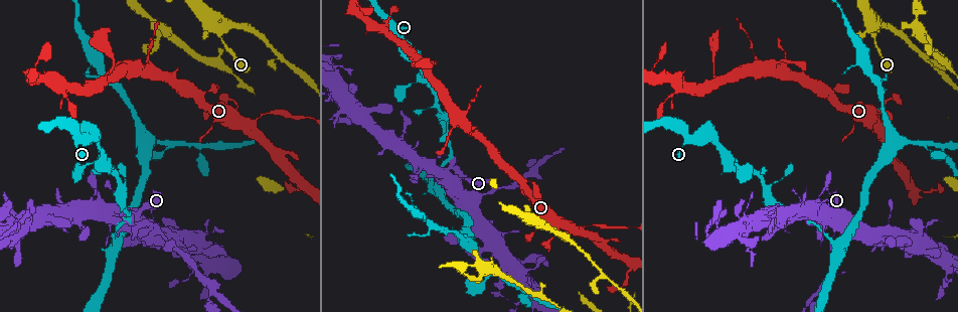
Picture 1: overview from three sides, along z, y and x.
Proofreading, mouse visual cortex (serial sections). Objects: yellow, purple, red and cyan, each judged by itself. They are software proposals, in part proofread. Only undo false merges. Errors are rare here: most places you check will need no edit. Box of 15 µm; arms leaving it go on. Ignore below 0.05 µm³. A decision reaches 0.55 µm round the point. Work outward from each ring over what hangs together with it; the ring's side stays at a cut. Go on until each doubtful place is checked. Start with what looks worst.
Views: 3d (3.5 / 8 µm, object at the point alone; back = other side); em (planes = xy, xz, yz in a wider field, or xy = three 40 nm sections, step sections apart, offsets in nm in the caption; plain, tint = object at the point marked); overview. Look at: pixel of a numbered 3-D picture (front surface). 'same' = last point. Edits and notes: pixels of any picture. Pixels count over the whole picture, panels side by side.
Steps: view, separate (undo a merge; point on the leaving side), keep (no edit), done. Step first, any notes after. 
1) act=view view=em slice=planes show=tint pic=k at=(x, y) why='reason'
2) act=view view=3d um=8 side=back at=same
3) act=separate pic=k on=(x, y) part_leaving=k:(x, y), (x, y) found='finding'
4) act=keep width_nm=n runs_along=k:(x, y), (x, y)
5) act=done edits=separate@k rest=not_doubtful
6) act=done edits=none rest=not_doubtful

act=view view=3d um=8 pic=1 at=(389, 15) why='thin neck'

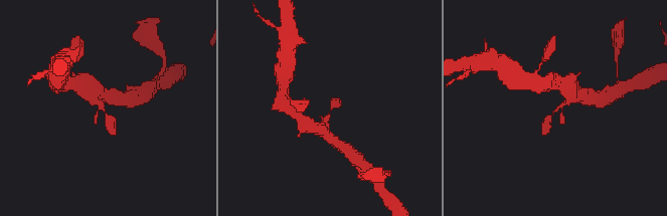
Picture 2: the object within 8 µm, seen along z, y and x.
act=view view=3d um=3.5 pic=2 at=(554, 111)

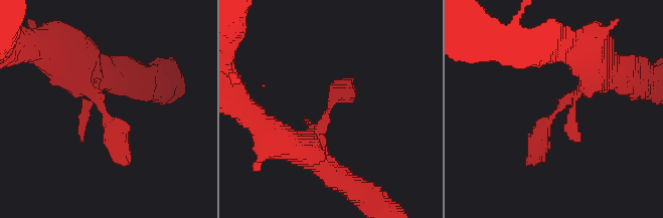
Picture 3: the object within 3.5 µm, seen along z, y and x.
act=view view=em slice=planes show=tint pic=3 at=(553, 112) why='shape alone is not enough'

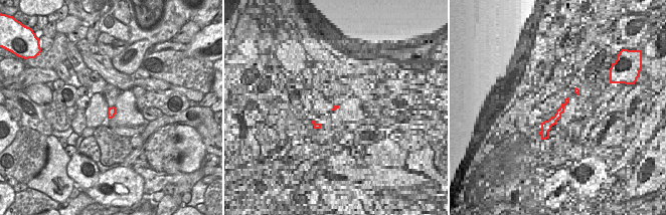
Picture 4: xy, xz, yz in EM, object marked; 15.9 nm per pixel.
act=keep runs_along=3:(593, 74), (541, 127), (526, 164) found='continuous, no second cell'

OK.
act=view view=3d um=3.5 pic=1 at=(493, 191) why='a fork'

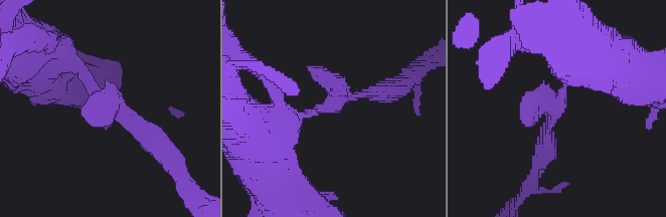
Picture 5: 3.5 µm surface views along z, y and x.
act=view view=em slice=xy step=3 show=tint pic=5 at=(332, 104) why='shape alone is not enough'

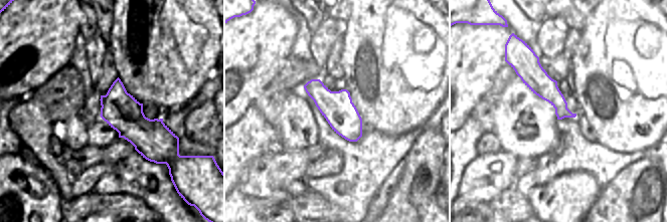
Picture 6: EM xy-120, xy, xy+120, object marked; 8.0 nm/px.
act=keep runs_along=5:(65, 56), (105, 102), (161, 149) found='all the same cell'

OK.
act=view view=3d um=3.5 pic=1 at=(219, 37) why='a narrow waist'

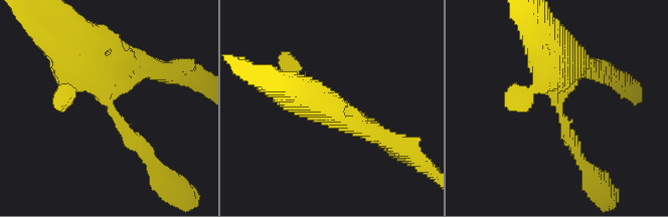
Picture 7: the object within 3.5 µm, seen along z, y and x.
act=view view=em slice=planes show=tint pic=7 at=(560, 100) arms=3 arm_widths_nm=200,300,500

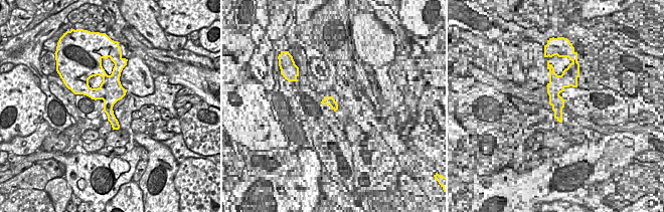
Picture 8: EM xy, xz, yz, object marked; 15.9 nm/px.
act=view view=em slice=xy step=5 show=tint at=same why='another direction'

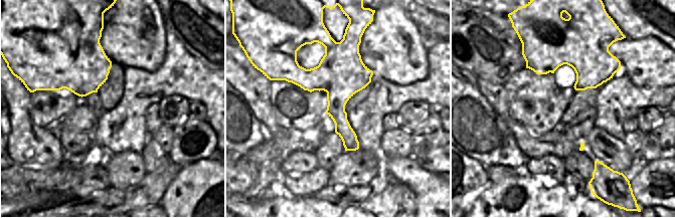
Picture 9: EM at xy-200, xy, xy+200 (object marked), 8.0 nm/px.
act=keep runs_along=7:(144, 151), (69, 51) found='one cell here'

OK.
act=view view=3d um=8 side=back pic=1 at=(249, 120) why='narrows sharply'

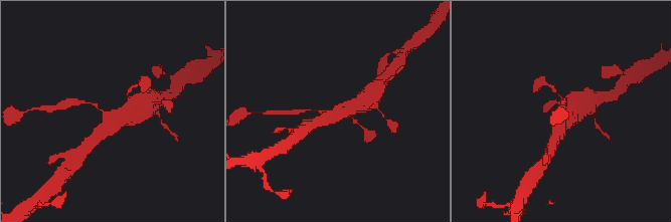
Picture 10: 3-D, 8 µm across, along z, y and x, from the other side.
act=view view=em slice=xy step=2 show=tint pic=10 at=(109, 116) arms=3 arm_widths_nm=150,450,600 why='now the EM'

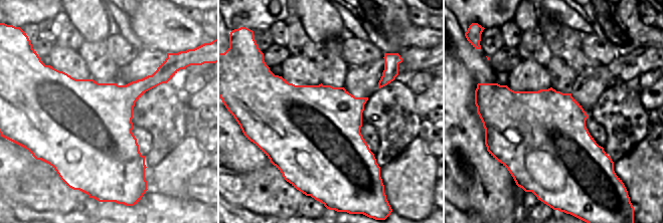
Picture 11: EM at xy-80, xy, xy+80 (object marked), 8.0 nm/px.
act=keep runs_along=10:(138, 109), (125, 112), (94, 139) found='continuous, no second cell'

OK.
act=done edits=none rest=not_doubtful

